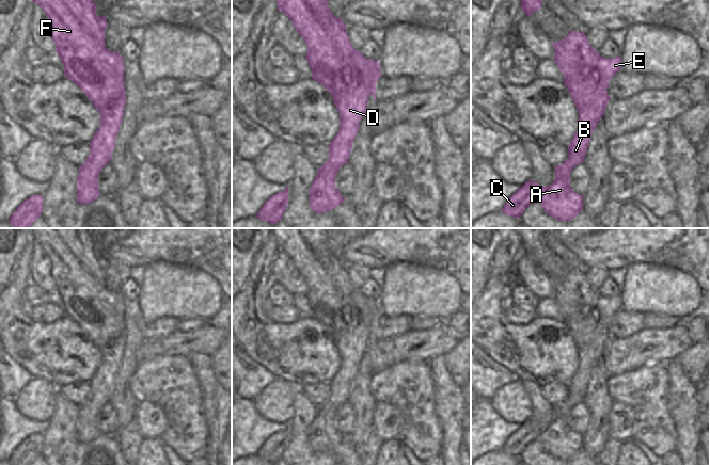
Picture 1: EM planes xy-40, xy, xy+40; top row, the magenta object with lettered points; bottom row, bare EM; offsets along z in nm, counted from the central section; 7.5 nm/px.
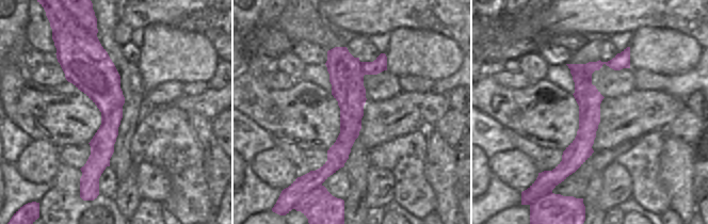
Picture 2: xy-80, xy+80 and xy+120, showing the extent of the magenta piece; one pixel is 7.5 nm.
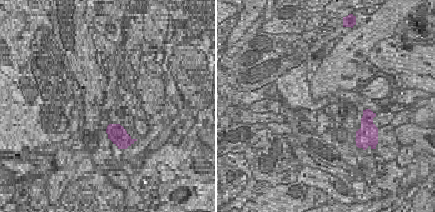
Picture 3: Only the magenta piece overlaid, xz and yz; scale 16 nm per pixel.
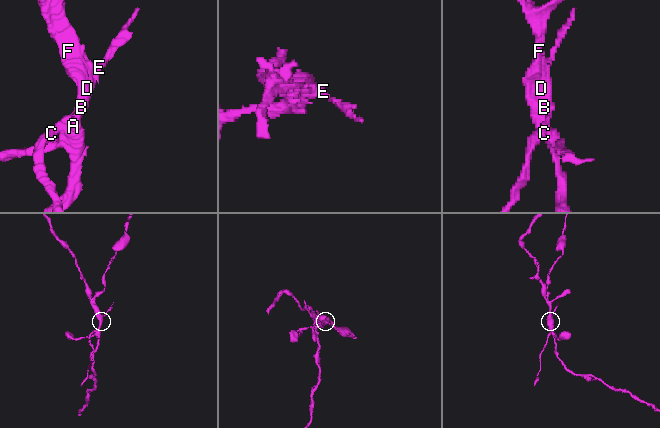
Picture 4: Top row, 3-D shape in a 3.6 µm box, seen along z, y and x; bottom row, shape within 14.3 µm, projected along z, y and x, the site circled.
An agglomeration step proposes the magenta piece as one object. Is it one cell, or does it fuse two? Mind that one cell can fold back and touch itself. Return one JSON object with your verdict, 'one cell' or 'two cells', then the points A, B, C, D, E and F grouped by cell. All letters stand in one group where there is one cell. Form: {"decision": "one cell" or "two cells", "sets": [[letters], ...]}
{"decision": "two cells", "sets": [["A", "B", "D", "F"], ["C", "E"]]}

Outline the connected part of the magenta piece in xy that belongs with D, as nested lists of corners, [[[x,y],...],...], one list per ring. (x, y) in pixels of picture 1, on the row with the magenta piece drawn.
[[[304,0],[275,1],[278,10],[290,19],[307,45],[305,58],[312,70],[312,78],[331,94],[340,113],[340,130],[329,144],[329,158],[318,167],[310,188],[310,207],[321,214],[336,208],[346,199],[335,188],[335,177],[337,171],[348,163],[359,124],[367,109],[370,91],[360,78],[338,99],[335,90],[337,75],[343,74],[349,65],[354,65],[352,58],[345,57],[333,45],[329,34]]]

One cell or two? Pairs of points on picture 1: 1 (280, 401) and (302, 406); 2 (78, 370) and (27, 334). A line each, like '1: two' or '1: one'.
1: two
2: one

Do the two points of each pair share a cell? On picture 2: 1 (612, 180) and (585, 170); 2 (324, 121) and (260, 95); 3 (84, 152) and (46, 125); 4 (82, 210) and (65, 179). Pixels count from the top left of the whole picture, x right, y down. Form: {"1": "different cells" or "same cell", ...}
{"1": "different cells", "2": "same cell", "3": "different cells", "4": "same cell"}

